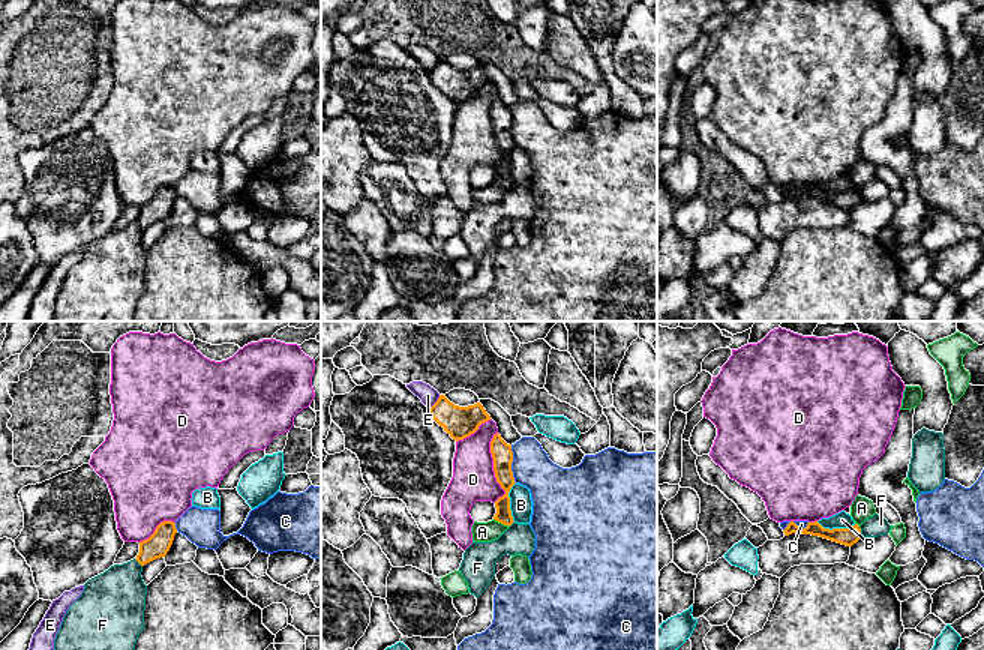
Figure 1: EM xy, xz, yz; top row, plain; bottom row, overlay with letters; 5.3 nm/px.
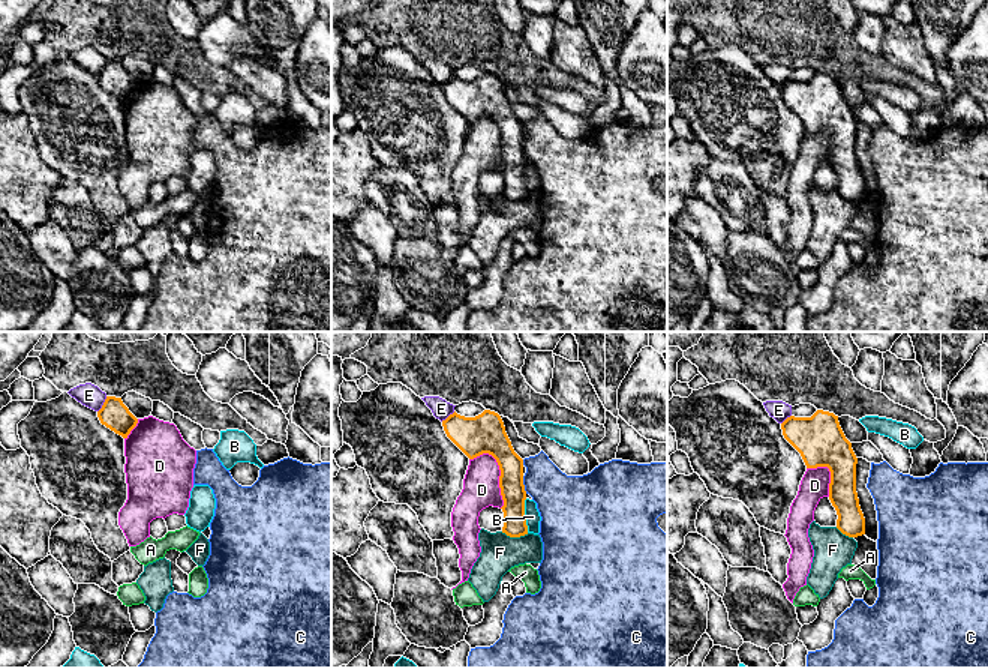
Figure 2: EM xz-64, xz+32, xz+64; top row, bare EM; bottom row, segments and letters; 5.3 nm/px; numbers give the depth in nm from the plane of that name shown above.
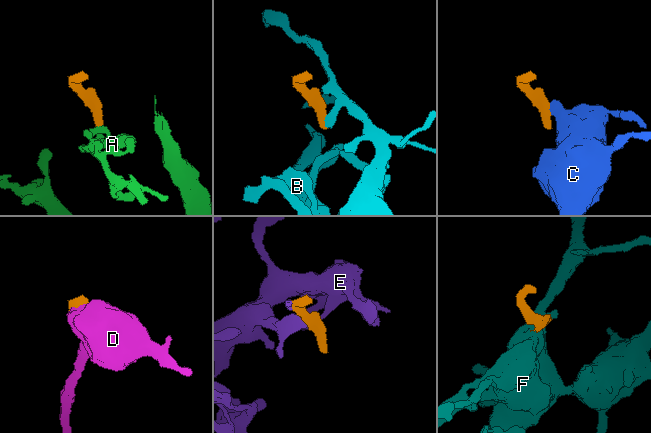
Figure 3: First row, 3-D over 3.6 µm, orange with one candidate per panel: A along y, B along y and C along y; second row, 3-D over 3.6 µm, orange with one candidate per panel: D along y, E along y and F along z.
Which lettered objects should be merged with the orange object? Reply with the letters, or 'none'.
E

